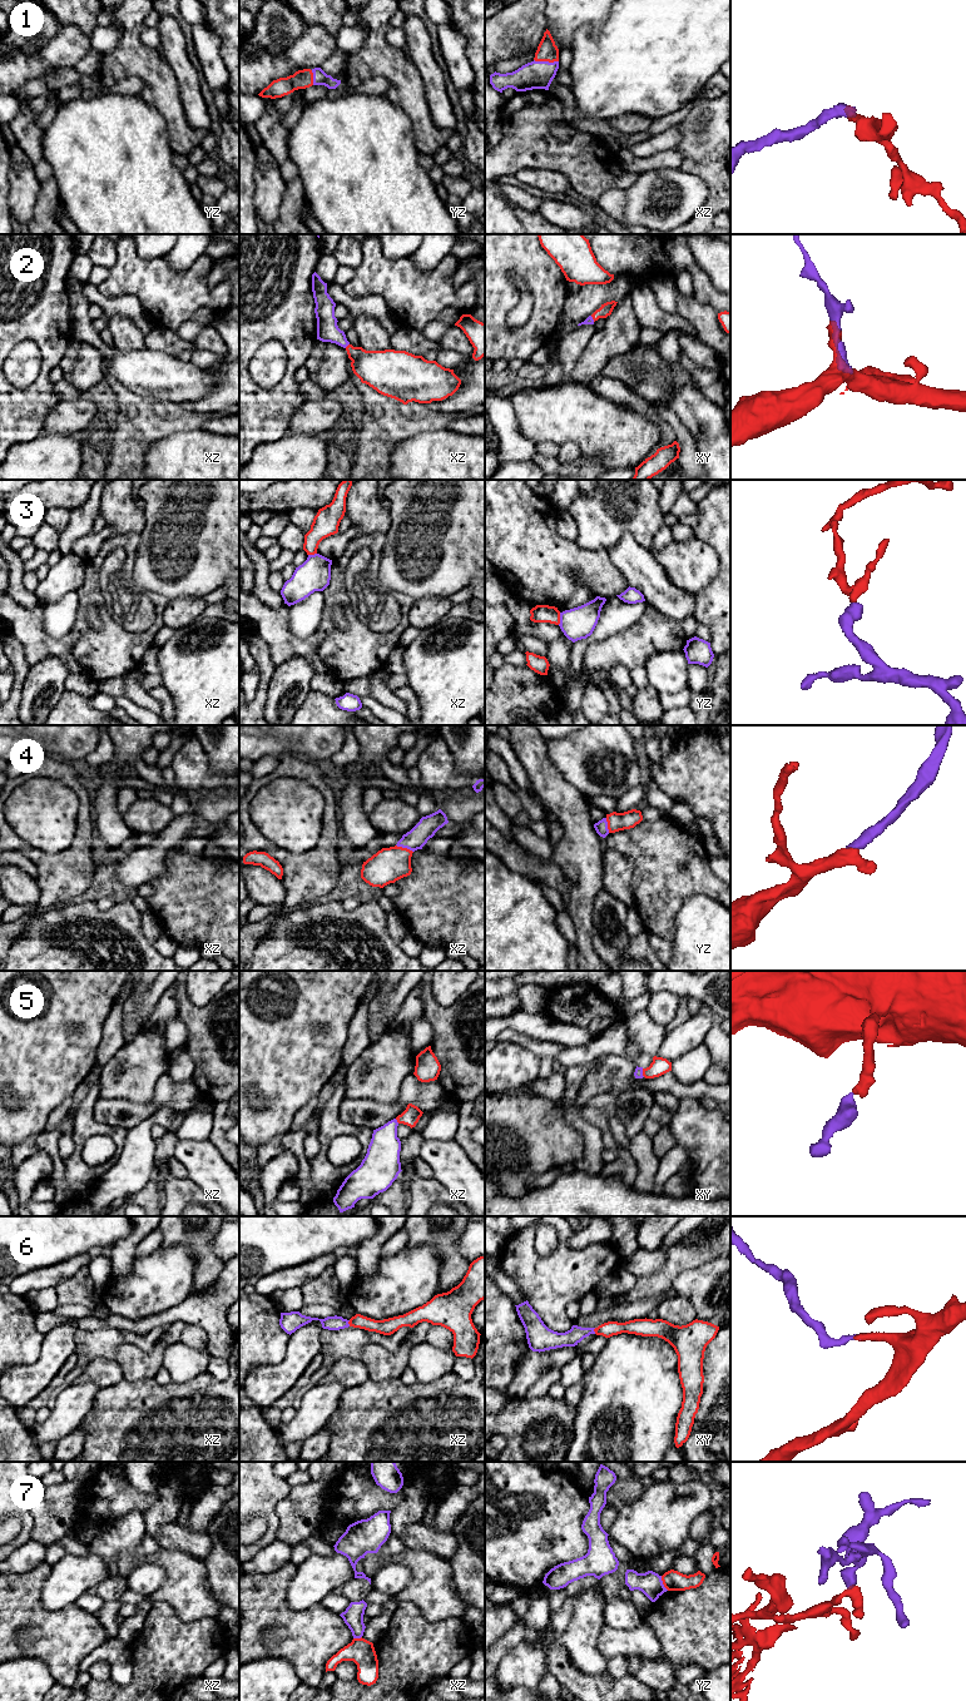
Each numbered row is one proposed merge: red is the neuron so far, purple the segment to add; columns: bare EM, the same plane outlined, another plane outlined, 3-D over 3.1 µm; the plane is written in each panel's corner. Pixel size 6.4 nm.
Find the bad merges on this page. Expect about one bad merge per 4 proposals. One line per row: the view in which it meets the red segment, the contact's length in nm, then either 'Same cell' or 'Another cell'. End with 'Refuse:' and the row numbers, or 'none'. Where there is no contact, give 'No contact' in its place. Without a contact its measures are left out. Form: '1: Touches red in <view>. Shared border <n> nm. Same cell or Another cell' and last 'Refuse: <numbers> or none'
1: Touches red in xz. Shared border 160 nm. Same cell
2: Touches red in xz. Shared border 40 nm. Same cell
3: Touches red in yz. Shared border 80 nm. Another cell
4: Touches red in xz. Shared border 120 nm. Same cell
5: Touches red in xz. Shared border 40 nm. Same cell
6: Touches red in xz. Shared border 40 nm. Same cell
7: Touches red in yz. Shared border 110 nm. Another cell
Refuse: 3, 7

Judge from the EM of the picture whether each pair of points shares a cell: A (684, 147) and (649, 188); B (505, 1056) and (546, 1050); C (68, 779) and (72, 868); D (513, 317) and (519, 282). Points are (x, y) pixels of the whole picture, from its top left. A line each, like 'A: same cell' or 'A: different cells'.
A: different cells
B: different cells
C: same cell
D: same cell

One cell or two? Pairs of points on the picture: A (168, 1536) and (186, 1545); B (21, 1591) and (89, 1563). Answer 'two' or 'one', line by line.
A: one
B: two

